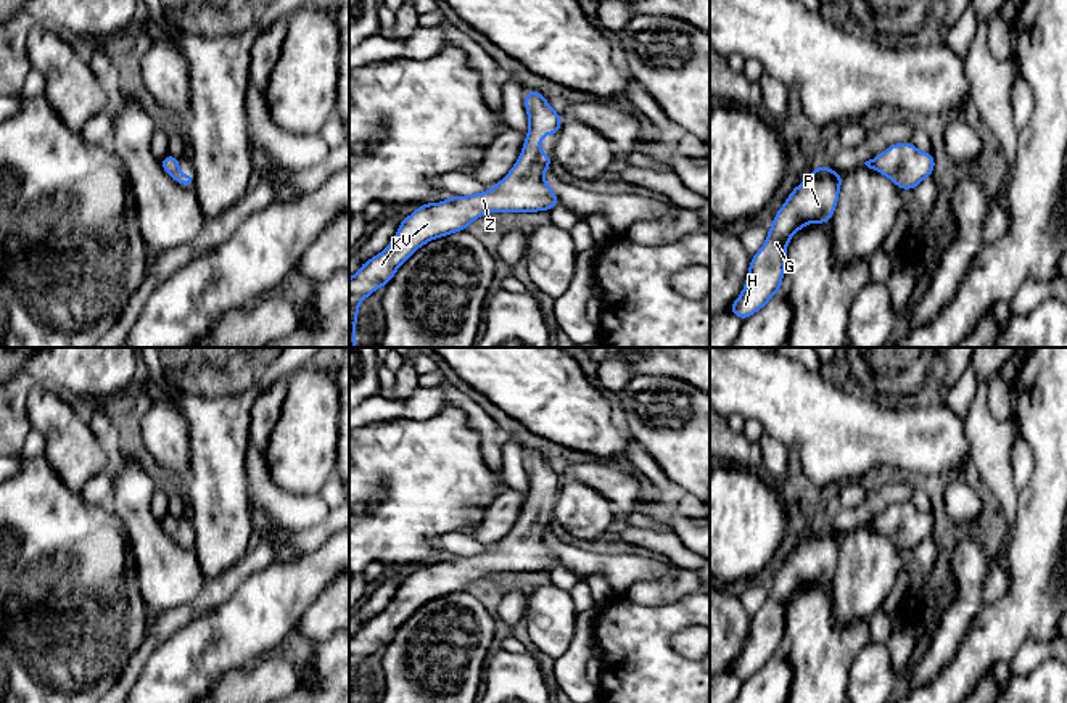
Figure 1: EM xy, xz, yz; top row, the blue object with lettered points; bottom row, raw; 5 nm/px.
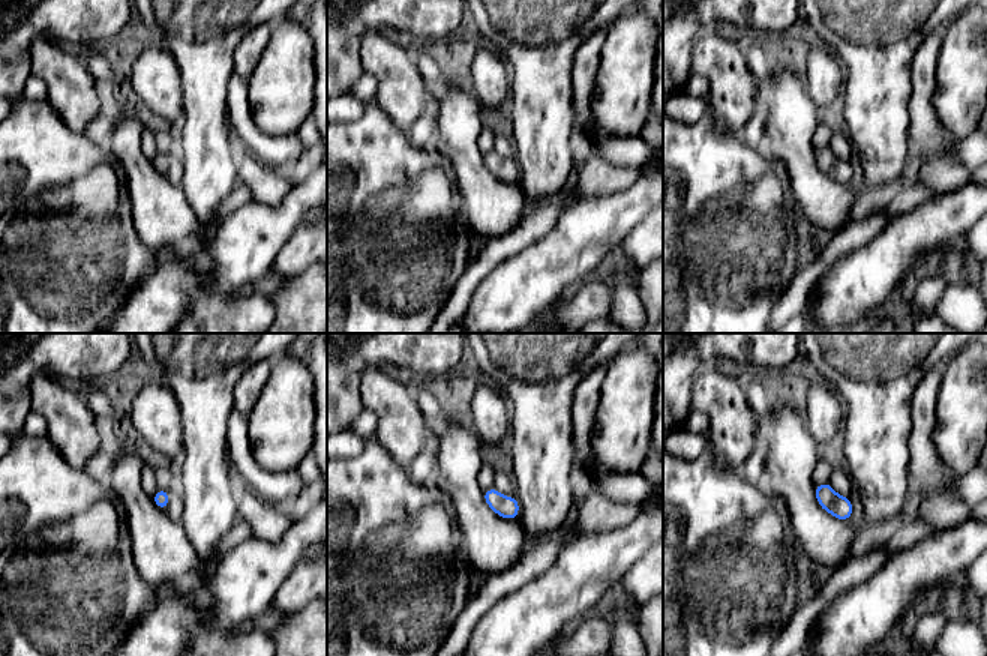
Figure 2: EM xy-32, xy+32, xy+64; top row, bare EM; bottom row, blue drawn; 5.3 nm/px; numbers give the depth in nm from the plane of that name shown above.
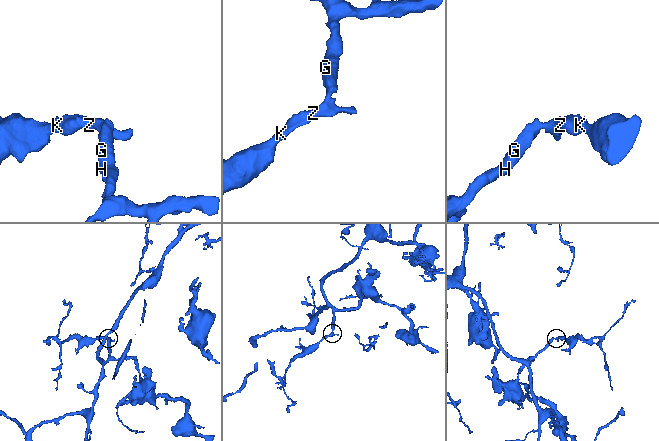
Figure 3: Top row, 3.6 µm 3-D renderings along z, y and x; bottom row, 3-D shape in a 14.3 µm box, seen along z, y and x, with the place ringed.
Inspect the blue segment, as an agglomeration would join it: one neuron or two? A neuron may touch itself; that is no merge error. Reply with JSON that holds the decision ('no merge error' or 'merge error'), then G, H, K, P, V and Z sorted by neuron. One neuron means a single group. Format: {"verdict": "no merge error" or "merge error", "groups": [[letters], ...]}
{"verdict": "no merge error", "groups": [["G", "H", "K", "P", "V", "Z"]]}

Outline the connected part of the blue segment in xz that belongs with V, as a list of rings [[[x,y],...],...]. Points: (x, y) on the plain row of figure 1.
[[[525,450],[525,470],[529,489],[521,515],[502,541],[488,552],[420,565],[402,579],[391,603],[349,639],[349,703],[357,703],[354,685],[359,680],[359,664],[377,648],[385,648],[396,631],[425,603],[467,590],[475,579],[488,573],[538,573],[558,565],[555,552],[544,541],[554,516],[541,513],[541,497],[555,495],[563,478],[538,450]]]

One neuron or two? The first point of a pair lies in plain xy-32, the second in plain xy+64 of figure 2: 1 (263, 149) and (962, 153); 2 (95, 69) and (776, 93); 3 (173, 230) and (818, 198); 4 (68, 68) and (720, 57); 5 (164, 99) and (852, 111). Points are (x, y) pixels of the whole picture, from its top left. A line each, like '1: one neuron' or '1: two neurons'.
1: one neuron
2: two neurons
3: one neuron
4: one neuron
5: two neurons

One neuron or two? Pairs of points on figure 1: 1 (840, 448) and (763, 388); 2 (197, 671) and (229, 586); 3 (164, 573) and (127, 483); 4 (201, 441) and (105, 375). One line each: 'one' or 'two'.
1: one
2: two
3: one
4: two

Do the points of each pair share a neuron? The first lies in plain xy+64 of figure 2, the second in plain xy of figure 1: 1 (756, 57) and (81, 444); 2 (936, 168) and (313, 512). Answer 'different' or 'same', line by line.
1: different
2: different

